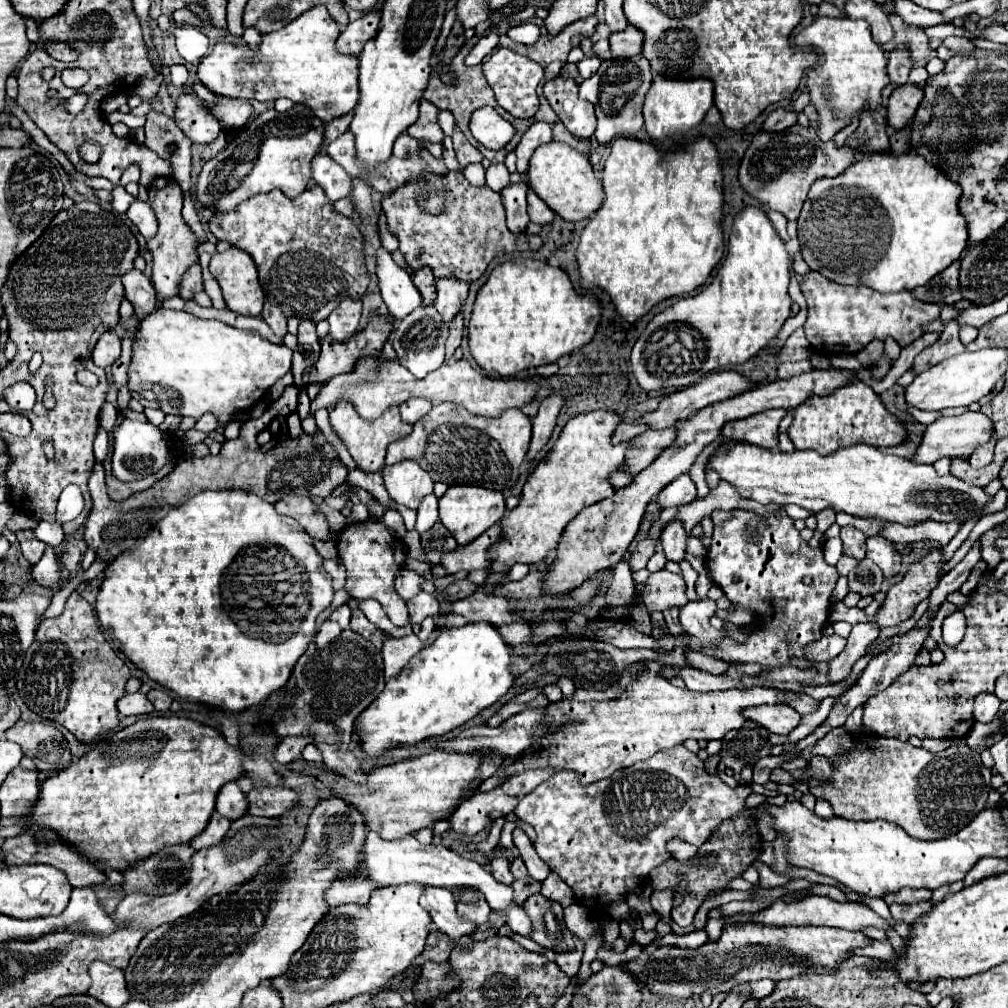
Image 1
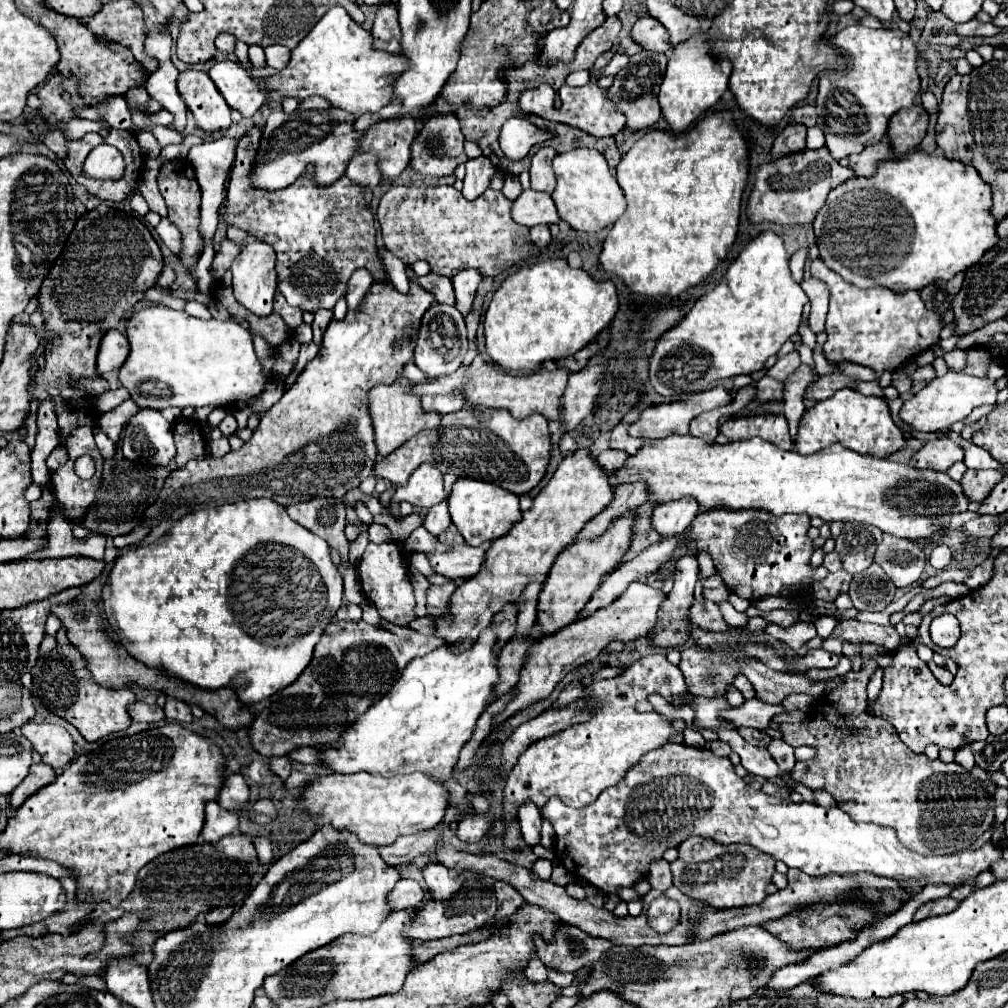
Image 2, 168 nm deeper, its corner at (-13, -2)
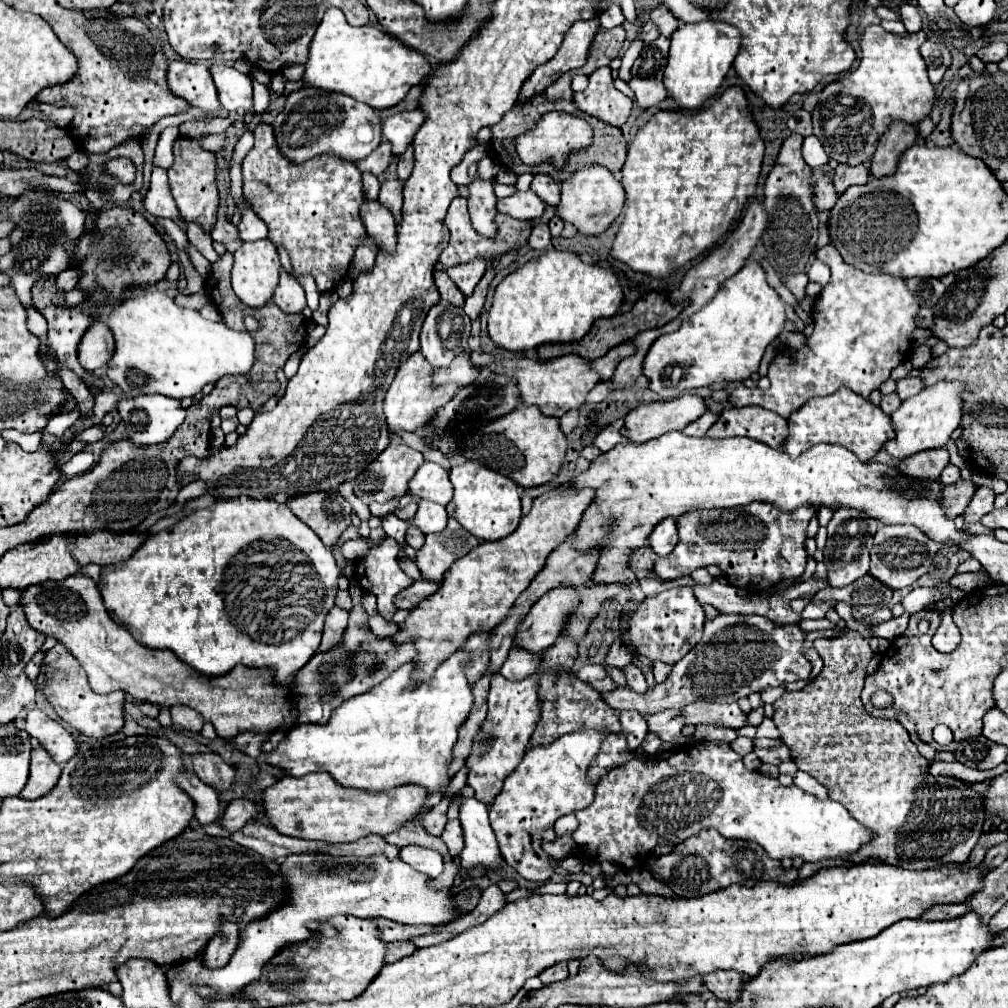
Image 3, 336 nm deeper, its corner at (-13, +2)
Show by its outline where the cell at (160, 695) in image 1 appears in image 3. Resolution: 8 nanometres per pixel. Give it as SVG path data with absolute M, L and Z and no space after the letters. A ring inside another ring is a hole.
M174 706L172 722L176 728L190 730L190 732L200 732L204 726L204 720L200 718L200 714L188 706Z

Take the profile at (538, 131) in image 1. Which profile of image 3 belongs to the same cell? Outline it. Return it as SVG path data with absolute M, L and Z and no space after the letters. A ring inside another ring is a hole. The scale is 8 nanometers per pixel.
M538 174L532 180L532 192L542 198L544 204L556 206L560 202L560 186L546 174Z

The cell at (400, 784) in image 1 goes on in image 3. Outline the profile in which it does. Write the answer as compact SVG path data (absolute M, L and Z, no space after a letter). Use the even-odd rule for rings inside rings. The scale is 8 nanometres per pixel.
M326 772L306 774L302 778L286 776L264 790L262 806L272 828L290 838L324 840L324 842L354 842L368 834L390 834L408 820L418 820L420 806L428 792L422 786L400 786L388 792L362 792L344 788Z

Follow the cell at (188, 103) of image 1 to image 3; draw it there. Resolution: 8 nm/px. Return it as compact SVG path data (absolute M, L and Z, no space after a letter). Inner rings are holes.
M174 60L168 66L168 86L172 94L184 98L190 106L202 110L220 108L214 80L208 66Z

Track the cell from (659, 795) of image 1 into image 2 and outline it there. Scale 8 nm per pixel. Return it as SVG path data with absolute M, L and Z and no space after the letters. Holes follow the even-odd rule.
M668 744L652 750L642 758L640 764L628 770L622 782L606 788L594 804L582 810L566 806L560 798L550 798L540 812L542 818L554 826L554 852L560 864L572 876L586 880L604 894L618 894L620 888L632 888L640 878L646 878L654 860L662 860L662 854L668 848L678 846L690 836L712 838L718 844L750 844L766 854L772 854L776 860L782 860L786 866L798 868L810 876L872 872L896 882L916 884L964 884L974 880L980 872L988 870L990 864L1002 856L1002 848L996 848L992 842L986 842L978 850L968 848L946 856L922 856L918 852L906 850L890 826L868 822L858 824L840 808L822 808L812 802L792 802L790 798L780 800L766 796L762 790L746 786L746 782L734 772L734 766L728 758L720 758L708 748L692 748L686 744Z

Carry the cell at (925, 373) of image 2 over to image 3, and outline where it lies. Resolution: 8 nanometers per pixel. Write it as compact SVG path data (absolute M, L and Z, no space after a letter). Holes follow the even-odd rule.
M918 376L914 378L902 378L896 382L896 394L900 396L900 400L906 400L914 394L918 394L922 390L922 380Z

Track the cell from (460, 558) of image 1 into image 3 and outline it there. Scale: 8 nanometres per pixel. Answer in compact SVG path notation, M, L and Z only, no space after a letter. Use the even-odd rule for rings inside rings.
M464 528L458 530L442 530L438 534L426 534L426 542L420 550L416 550L416 566L422 574L422 578L440 582L444 578L444 572L468 554L472 548L476 548L480 540L472 534L468 534Z

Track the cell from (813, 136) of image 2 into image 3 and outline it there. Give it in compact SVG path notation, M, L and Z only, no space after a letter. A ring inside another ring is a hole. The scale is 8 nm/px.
M816 136L804 138L802 154L804 154L804 160L808 162L810 168L818 168L818 166L822 166L822 164L828 162L828 156L826 156L826 152L822 148L822 142Z

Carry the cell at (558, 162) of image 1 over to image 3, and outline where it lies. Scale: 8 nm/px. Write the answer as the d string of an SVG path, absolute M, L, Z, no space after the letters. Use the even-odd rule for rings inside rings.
M586 166L580 172L576 172L568 182L560 184L562 188L562 200L558 204L558 214L564 222L570 222L578 228L582 234L602 234L608 230L608 226L620 216L624 206L624 188L614 178L610 170L604 166Z

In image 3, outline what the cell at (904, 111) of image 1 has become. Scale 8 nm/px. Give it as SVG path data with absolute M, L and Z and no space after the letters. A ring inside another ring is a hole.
M892 122L892 126L882 134L878 142L876 154L870 162L870 176L884 178L894 174L902 152L908 150L916 142L918 142L918 134L914 126L906 122Z

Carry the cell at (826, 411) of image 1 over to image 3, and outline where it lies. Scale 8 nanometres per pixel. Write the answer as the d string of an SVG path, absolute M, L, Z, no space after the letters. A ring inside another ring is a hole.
M838 388L834 394L824 398L810 398L802 408L798 408L788 418L788 440L784 442L784 452L790 456L800 456L816 444L842 444L850 448L860 462L868 462L876 452L894 438L890 416L886 416L870 400L854 394L850 388Z

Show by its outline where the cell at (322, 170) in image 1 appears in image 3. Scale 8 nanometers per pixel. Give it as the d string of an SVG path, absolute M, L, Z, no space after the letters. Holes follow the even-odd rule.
M382 140L380 142L380 146L368 156L368 158L364 158L364 160L360 160L356 166L358 166L358 170L360 172L372 172L372 174L382 174L386 168L388 168L388 164L394 160L394 154L392 154L392 150L390 150L390 142L386 142L386 140Z

